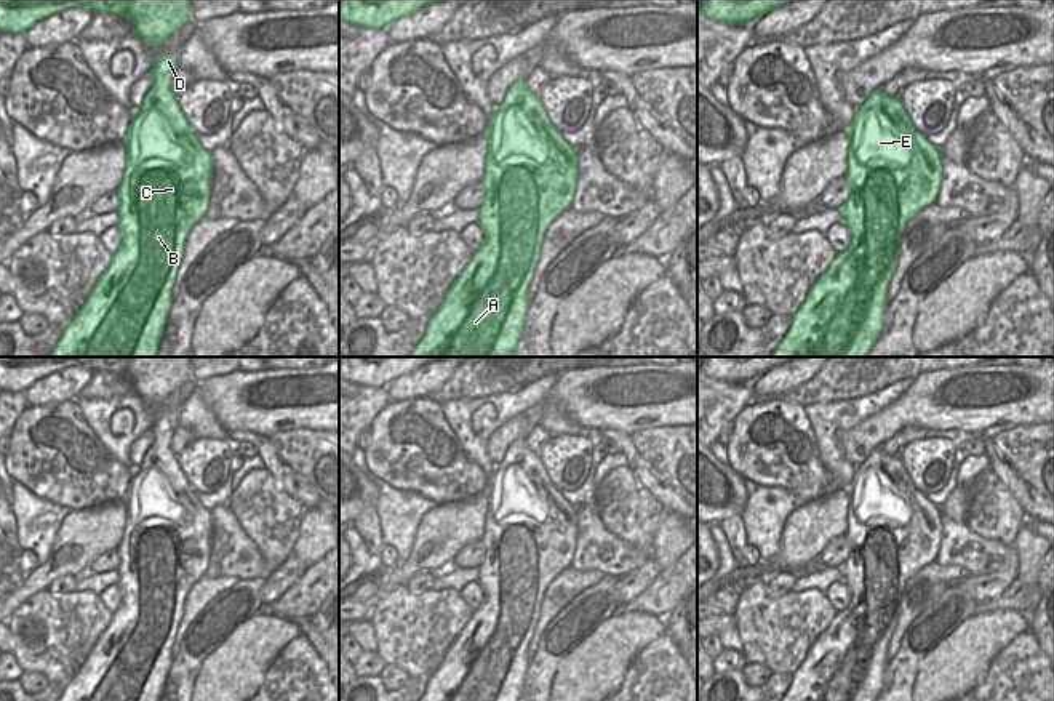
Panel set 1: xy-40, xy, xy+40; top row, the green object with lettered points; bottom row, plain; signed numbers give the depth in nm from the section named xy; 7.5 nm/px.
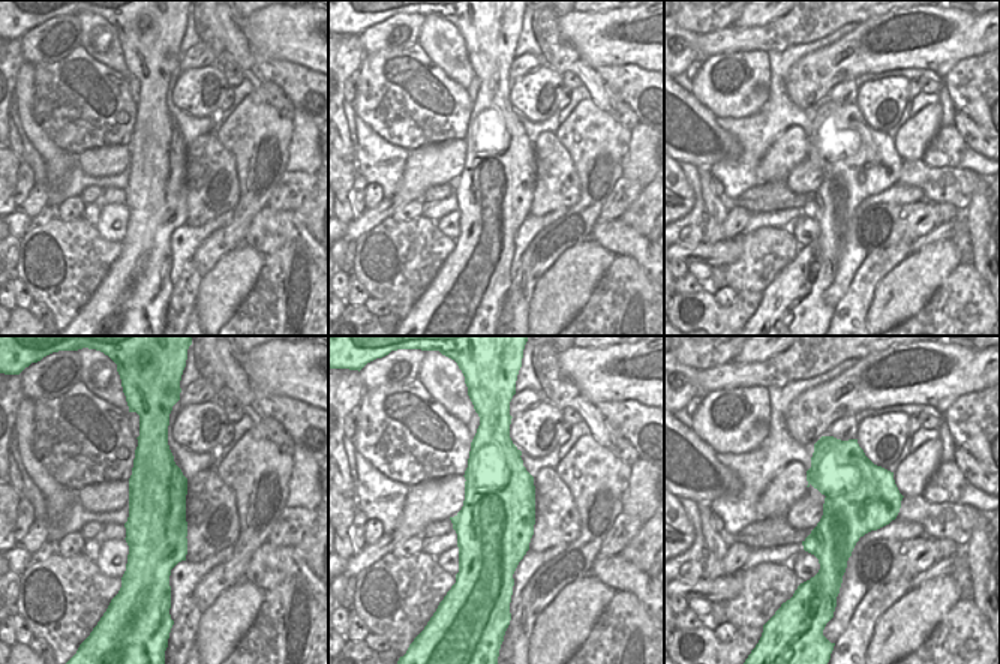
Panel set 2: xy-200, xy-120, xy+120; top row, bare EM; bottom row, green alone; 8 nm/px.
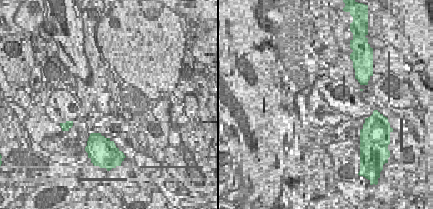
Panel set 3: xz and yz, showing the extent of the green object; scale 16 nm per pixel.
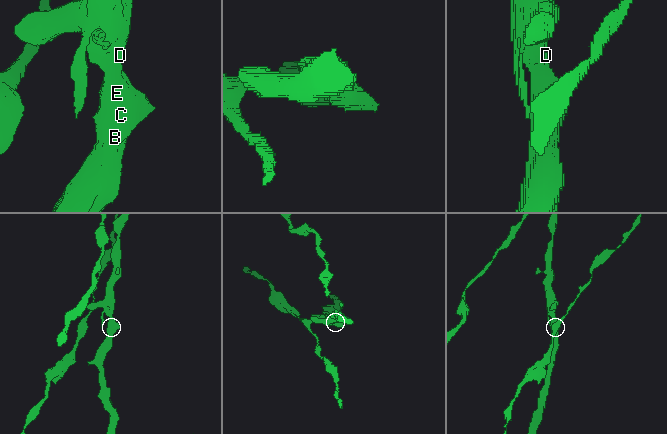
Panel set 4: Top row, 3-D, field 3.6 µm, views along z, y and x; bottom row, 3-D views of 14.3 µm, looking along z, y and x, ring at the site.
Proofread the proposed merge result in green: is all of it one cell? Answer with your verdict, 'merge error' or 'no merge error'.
no merge error

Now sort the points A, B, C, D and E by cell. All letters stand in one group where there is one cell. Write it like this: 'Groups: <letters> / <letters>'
Groups: A B C D E

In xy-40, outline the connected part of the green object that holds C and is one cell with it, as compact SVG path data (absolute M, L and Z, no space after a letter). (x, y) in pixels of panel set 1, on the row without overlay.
M160 413L150 431L154 443L142 461L133 467L126 495L126 523L118 552L120 605L112 619L98 637L86 661L74 679L64 687L58 701L160 701L171 667L171 645L182 618L184 600L189 589L205 575L210 562L213 539L213 515L197 498L197 490L184 477L178 455L171 450L171 434L176 426L174 413Z

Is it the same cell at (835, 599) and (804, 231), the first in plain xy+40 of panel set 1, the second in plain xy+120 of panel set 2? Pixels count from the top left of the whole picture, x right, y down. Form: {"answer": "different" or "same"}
{"answer": "same"}

